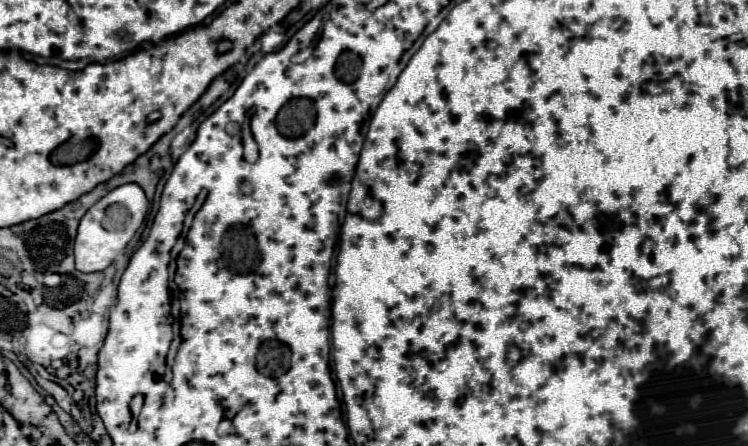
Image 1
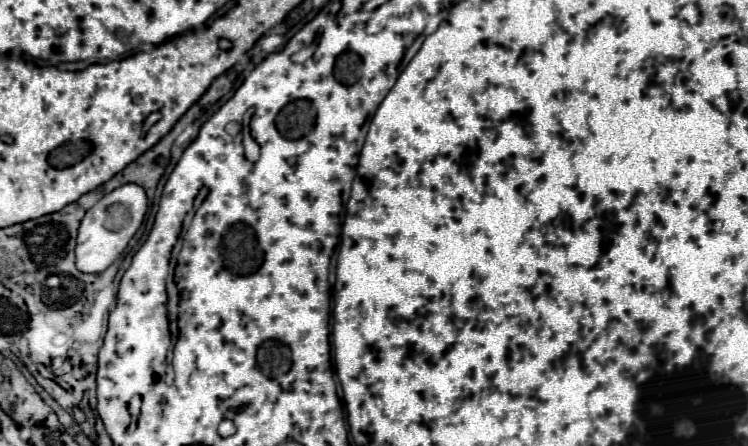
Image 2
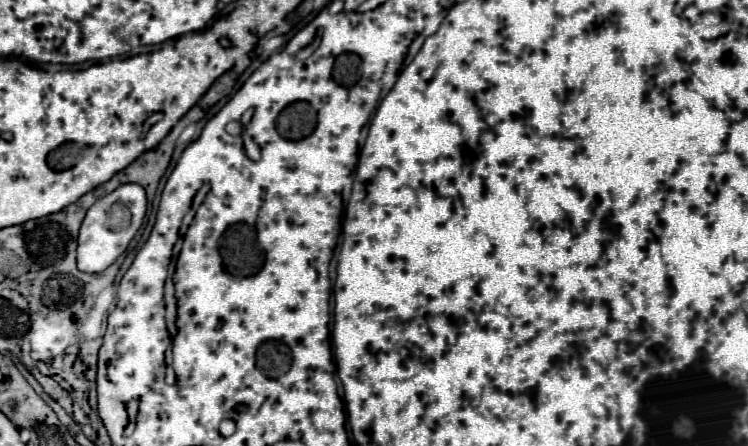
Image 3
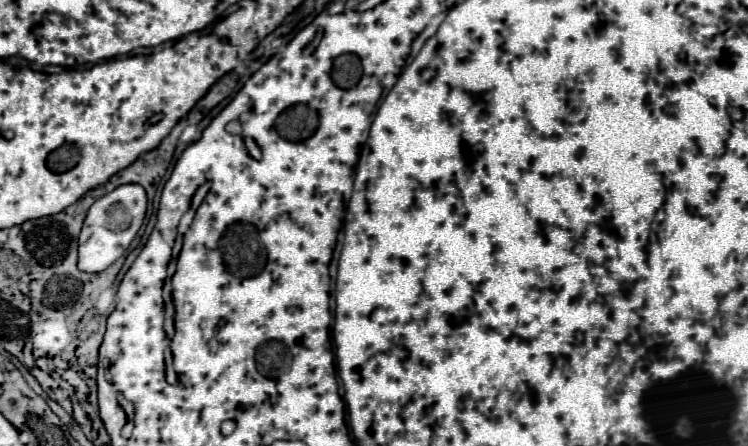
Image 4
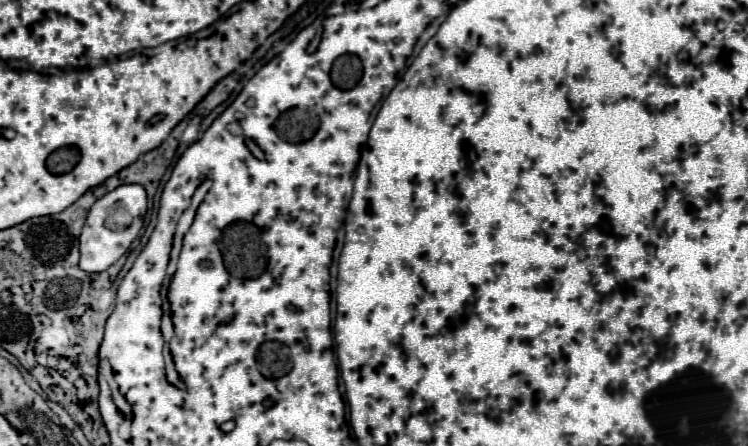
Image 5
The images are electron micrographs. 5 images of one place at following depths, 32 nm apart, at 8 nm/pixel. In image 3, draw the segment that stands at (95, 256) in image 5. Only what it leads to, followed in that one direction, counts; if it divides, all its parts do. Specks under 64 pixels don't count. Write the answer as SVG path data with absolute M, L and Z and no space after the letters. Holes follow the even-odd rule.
M122 184L114 192L98 198L88 210L80 236L78 236L78 270L82 272L102 272L116 262L120 254L128 248L130 240L140 230L146 216L146 192L140 184Z

